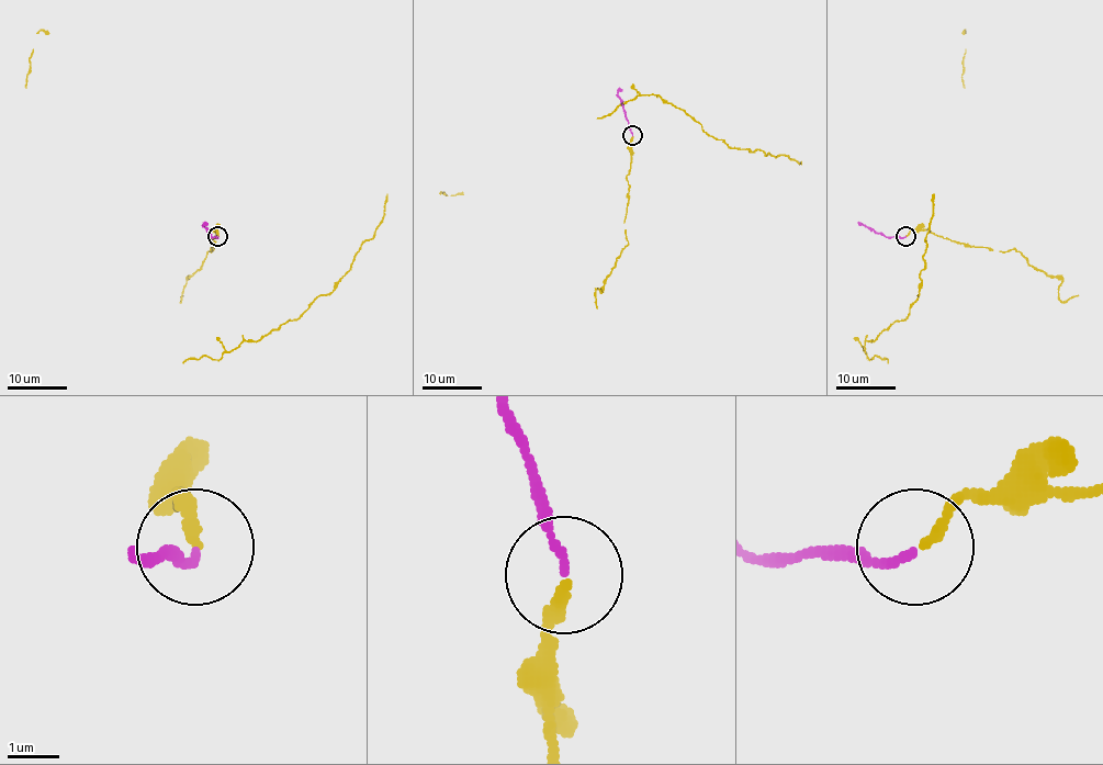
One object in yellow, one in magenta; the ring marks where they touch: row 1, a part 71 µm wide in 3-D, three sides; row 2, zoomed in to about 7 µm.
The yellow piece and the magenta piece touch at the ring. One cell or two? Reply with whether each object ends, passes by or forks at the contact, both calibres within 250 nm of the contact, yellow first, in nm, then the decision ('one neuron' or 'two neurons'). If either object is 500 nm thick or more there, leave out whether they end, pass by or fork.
yellow ends there; magenta ends there; 200 nm thick on the yellow side, 130 nm on the other; one neuron

